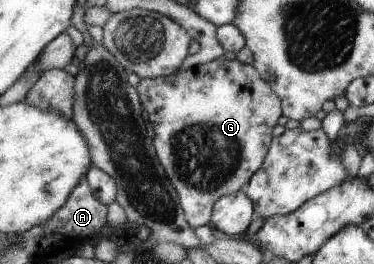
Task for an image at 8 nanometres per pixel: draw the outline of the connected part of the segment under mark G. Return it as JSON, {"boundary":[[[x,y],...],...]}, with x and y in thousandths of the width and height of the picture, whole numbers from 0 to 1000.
{"boundary":[[[599,212],[580,216],[548,246],[529,246],[500,269],[476,265],[471,280],[452,284],[449,292],[420,295],[377,295],[377,307],[366,314],[366,348],[374,364],[380,405],[393,417],[401,436],[401,455],[409,466],[414,489],[414,511],[406,527],[422,610],[436,625],[439,648],[457,686],[463,712],[473,723],[481,750],[481,777],[492,795],[495,833],[511,864],[527,864],[532,856],[553,856],[567,826],[567,799],[575,792],[575,773],[602,739],[612,731],[628,731],[628,723],[647,720],[663,701],[676,663],[695,644],[703,629],[709,587],[725,534],[730,534],[730,481],[741,470],[741,451],[751,443],[751,375],[730,348],[730,330],[695,284],[695,273],[676,246],[652,246],[634,223],[612,231]]]}

